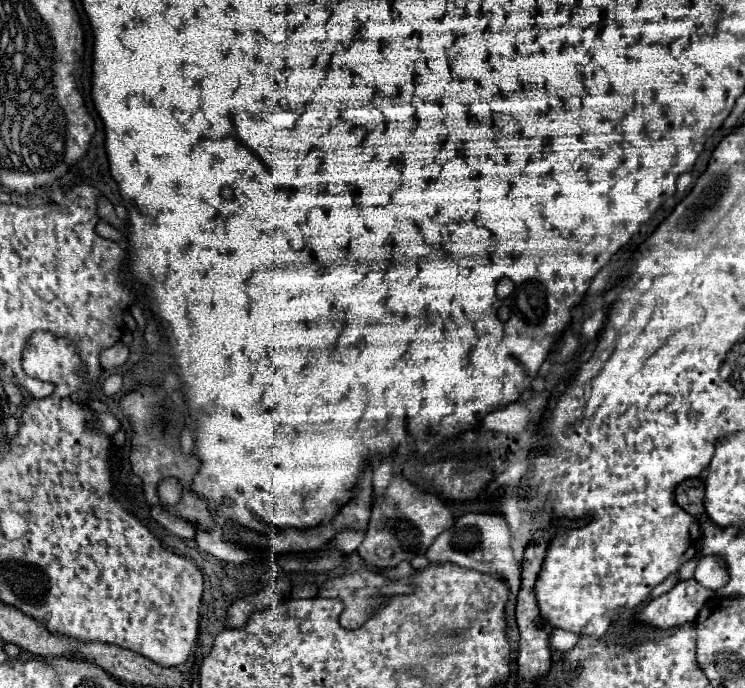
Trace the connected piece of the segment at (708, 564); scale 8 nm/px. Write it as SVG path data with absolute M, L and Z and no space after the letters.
M703 556L698 561L694 578L704 588L716 590L716 588L722 588L728 582L728 572L726 572L726 568L720 566L715 556Z

